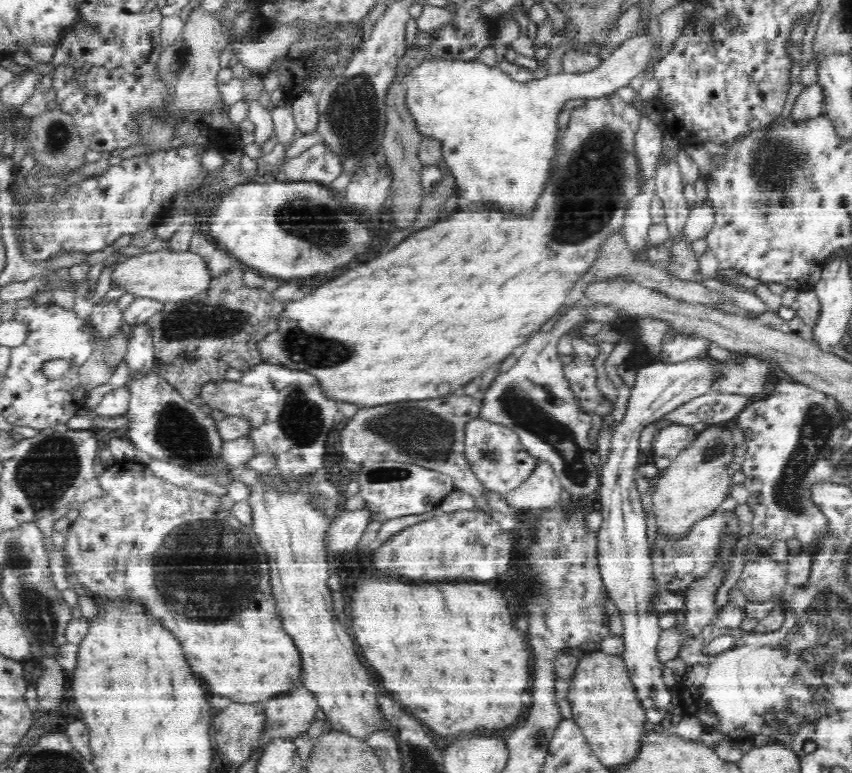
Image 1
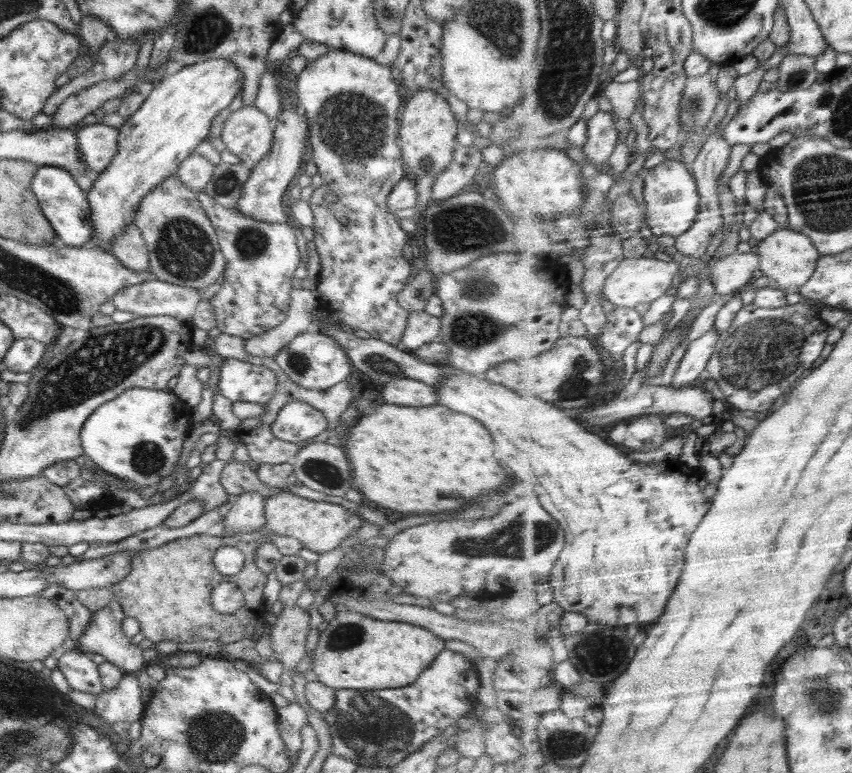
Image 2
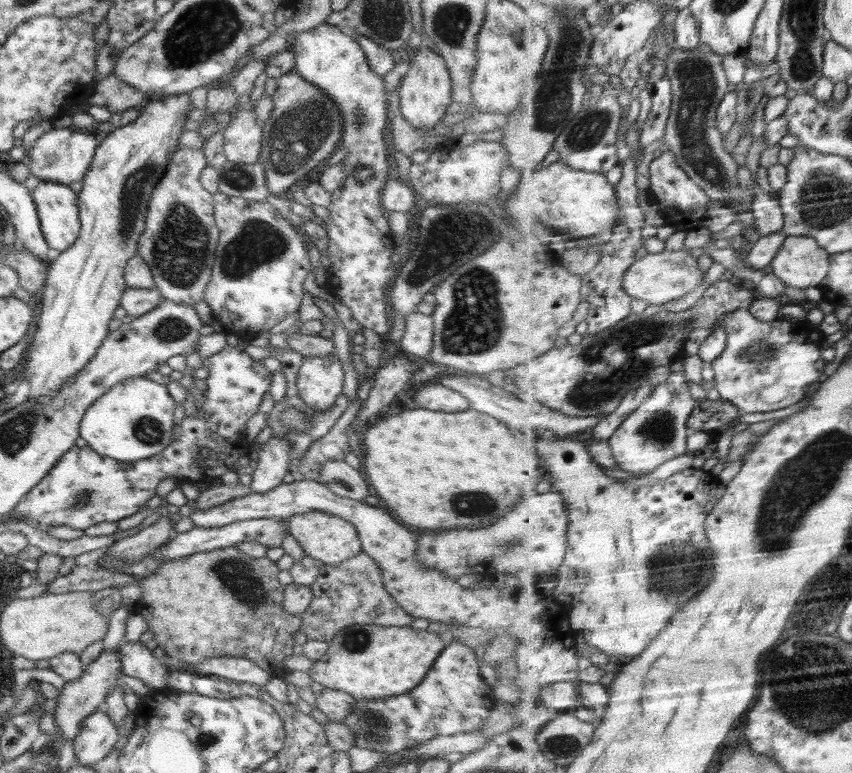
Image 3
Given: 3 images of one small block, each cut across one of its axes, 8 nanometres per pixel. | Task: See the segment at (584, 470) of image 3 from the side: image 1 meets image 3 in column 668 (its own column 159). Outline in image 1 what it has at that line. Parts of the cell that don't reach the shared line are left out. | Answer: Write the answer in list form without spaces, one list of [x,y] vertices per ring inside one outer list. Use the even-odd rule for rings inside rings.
[[[116,461],[112,466],[107,466],[105,472],[98,475],[97,480],[101,488],[106,491],[106,495],[75,504],[74,508],[78,509],[78,516],[74,522],[71,522],[67,530],[66,542],[60,548],[65,556],[64,566],[70,570],[70,574],[76,580],[76,584],[69,582],[70,588],[80,586],[80,588],[84,588],[88,597],[94,598],[98,602],[107,600],[124,609],[131,609],[126,606],[134,606],[140,608],[140,612],[144,613],[144,616],[152,617],[152,620],[156,618],[162,628],[166,628],[176,640],[180,640],[184,658],[188,660],[190,670],[194,674],[202,676],[206,680],[208,688],[221,697],[229,697],[236,702],[258,702],[258,700],[276,697],[292,689],[294,684],[301,683],[299,678],[300,655],[294,646],[294,641],[283,629],[283,623],[271,591],[267,554],[264,554],[264,550],[260,547],[252,527],[240,523],[229,511],[221,510],[219,496],[210,496],[199,490],[178,488],[157,478],[148,466],[140,463]]]

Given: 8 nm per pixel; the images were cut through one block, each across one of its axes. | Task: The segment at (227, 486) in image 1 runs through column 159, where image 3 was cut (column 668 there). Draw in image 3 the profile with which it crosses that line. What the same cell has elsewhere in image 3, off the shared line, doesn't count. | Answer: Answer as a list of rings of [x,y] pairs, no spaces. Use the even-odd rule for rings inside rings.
[[[674,372],[666,382],[660,383],[651,398],[609,440],[619,462],[619,469],[629,473],[653,473],[670,460],[688,454],[691,433],[689,421],[698,405],[690,392],[686,373]]]

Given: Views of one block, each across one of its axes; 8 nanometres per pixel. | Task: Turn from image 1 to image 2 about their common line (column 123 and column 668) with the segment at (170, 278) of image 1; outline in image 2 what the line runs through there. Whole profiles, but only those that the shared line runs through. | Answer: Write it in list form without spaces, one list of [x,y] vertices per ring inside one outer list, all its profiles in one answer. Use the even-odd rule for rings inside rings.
[[[679,256],[670,261],[659,260],[655,257],[625,259],[610,276],[604,292],[607,299],[616,307],[634,309],[642,302],[651,303],[662,298],[672,288],[678,270],[681,270]]]

